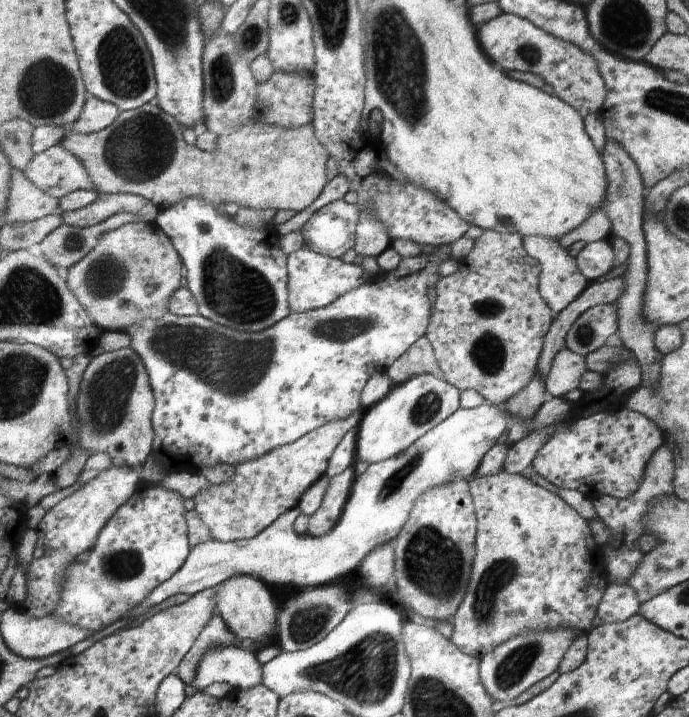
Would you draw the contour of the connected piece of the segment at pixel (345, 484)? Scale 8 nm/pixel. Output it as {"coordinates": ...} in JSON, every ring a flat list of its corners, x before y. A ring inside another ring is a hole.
{"coordinates":[[349,466,344,472,330,479,322,504,309,517,308,535,316,538,324,536,340,522,356,478,354,466]]}

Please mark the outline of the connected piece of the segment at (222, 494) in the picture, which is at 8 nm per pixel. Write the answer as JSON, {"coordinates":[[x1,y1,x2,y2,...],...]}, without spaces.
{"coordinates":[[359,408,348,418,319,426,296,442,275,447,258,460,238,464,234,476,225,484,210,483,204,494,194,498,194,508,211,531,212,539,222,542,250,540,283,516,286,510,296,512,304,492,325,474,334,449,346,432,358,429,364,413]]}

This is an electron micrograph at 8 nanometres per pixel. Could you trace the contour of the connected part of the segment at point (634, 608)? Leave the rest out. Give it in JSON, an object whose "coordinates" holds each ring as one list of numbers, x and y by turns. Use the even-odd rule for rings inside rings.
{"coordinates":[[612,583,600,601,600,620,606,624,624,622,638,613,640,608,639,595,630,584]]}

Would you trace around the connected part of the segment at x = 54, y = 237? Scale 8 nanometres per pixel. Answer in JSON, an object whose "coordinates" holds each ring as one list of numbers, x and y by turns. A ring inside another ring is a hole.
{"coordinates":[[121,212,96,226,80,228,62,224,40,242,40,250,52,266,69,269,86,257,99,244,100,238,106,232,112,232,126,223,134,222,144,223,144,220,134,214]]}

